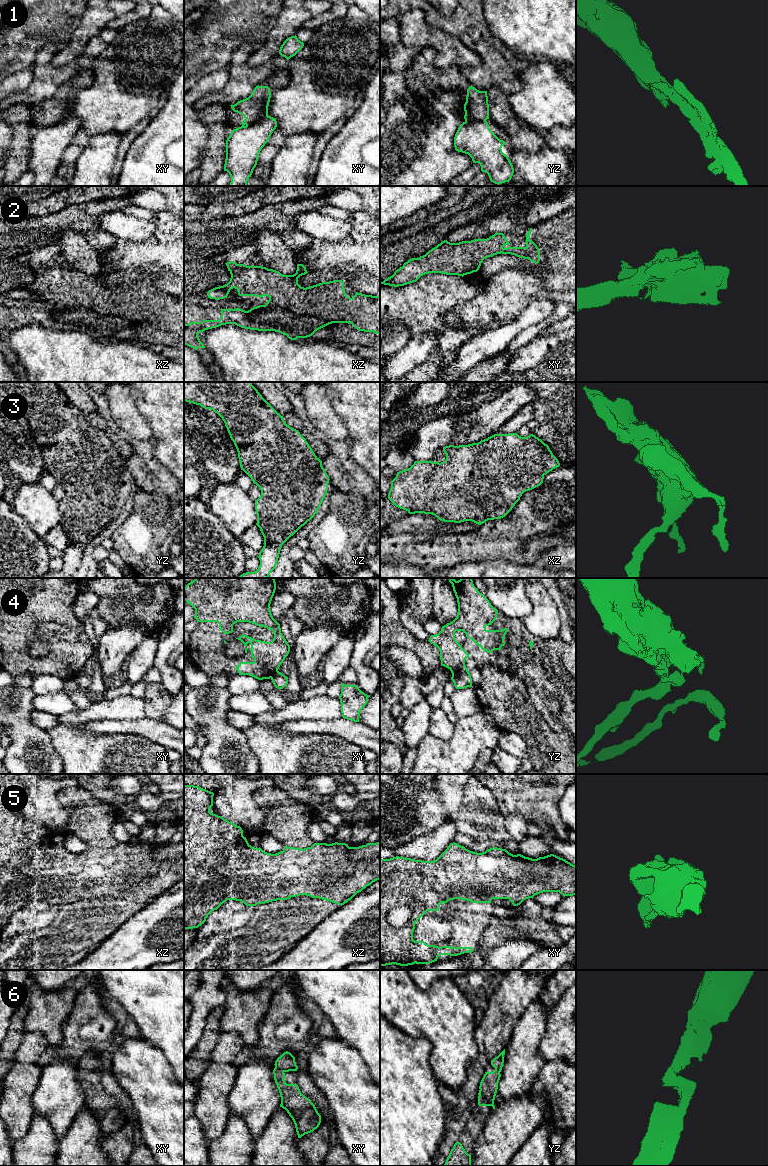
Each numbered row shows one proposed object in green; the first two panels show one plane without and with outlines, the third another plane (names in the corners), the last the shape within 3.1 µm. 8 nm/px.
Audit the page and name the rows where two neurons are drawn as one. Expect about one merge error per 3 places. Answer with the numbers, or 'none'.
1, 4

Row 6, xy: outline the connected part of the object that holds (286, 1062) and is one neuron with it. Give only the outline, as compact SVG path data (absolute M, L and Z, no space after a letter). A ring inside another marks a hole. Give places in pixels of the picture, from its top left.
M286 1051L277 1058L274 1065L274 1080L281 1097L280 1107L292 1118L298 1138L301 1138L319 1127L321 1115L311 1100L301 1093L296 1083L287 1084L284 1080L286 1072L298 1069L295 1057Z

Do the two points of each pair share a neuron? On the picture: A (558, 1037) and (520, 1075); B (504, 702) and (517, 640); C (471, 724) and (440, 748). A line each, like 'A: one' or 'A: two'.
A: two
B: two
C: one

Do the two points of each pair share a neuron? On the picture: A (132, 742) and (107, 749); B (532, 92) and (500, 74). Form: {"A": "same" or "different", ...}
{"A": "same", "B": "different"}

